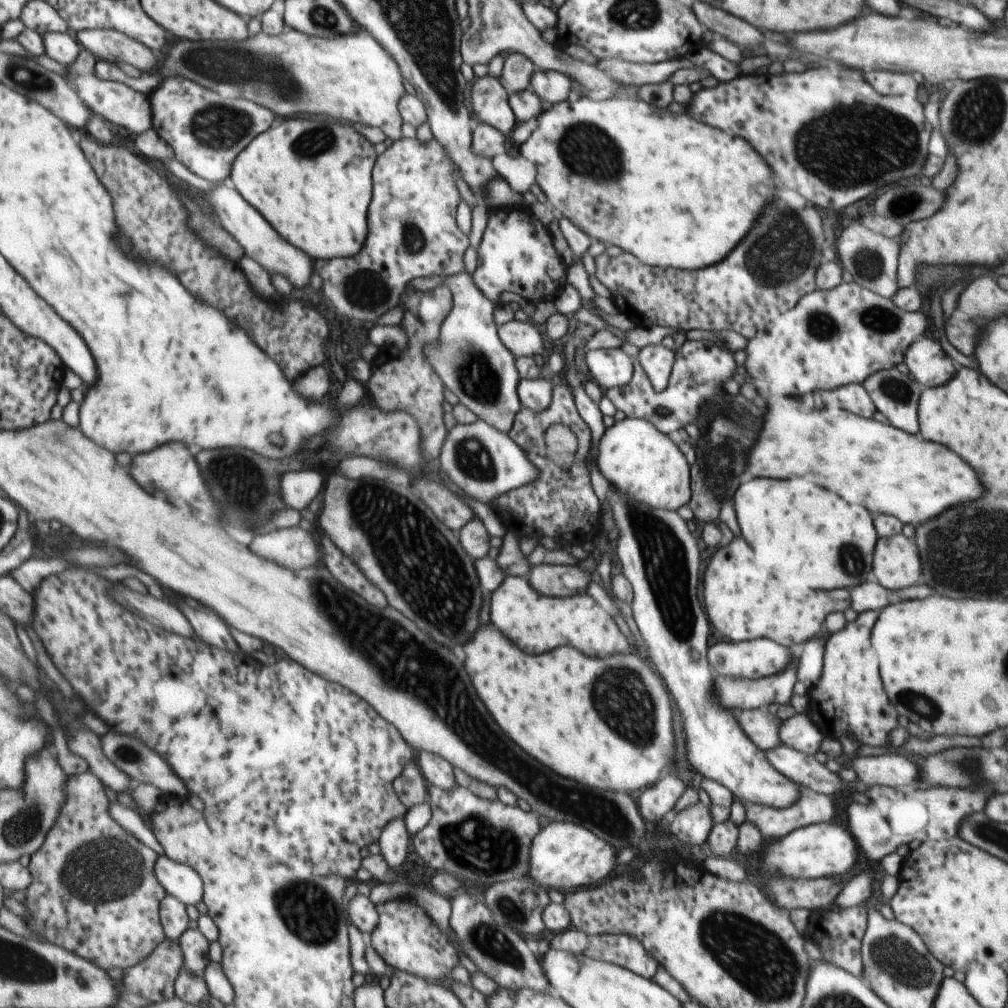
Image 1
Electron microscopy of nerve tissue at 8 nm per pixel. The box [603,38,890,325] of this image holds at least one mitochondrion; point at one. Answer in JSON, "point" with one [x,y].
{"point":[790,242]}

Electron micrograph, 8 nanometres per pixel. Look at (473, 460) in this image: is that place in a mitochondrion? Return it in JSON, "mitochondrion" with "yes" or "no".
{"mitochondrion":"yes"}

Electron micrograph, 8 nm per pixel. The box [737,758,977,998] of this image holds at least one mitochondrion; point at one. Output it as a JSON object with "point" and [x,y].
{"point":[898,957]}

